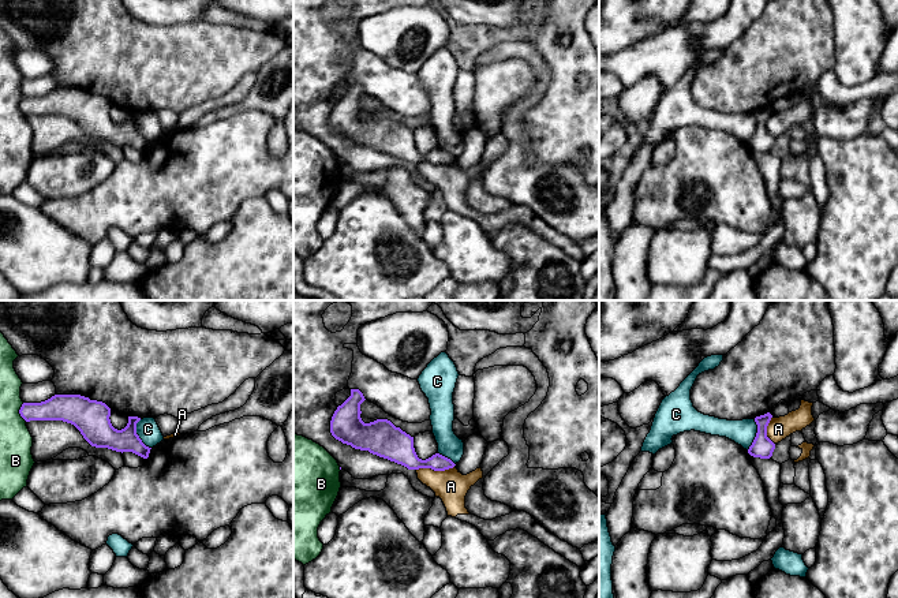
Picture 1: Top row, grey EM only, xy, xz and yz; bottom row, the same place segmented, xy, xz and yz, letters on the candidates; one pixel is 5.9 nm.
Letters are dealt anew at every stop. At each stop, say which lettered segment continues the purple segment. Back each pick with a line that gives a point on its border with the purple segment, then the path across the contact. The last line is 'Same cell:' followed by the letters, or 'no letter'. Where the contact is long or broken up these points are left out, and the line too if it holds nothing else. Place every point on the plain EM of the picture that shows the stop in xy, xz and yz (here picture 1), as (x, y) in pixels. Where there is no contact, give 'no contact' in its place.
Same cell: no letter

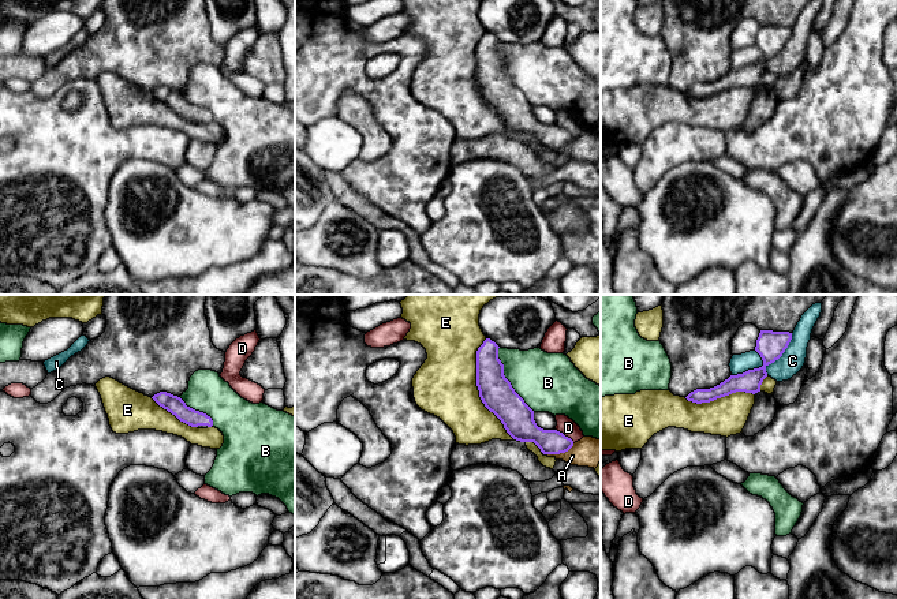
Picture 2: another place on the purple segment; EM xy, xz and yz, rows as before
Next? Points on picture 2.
Same cell: no letter

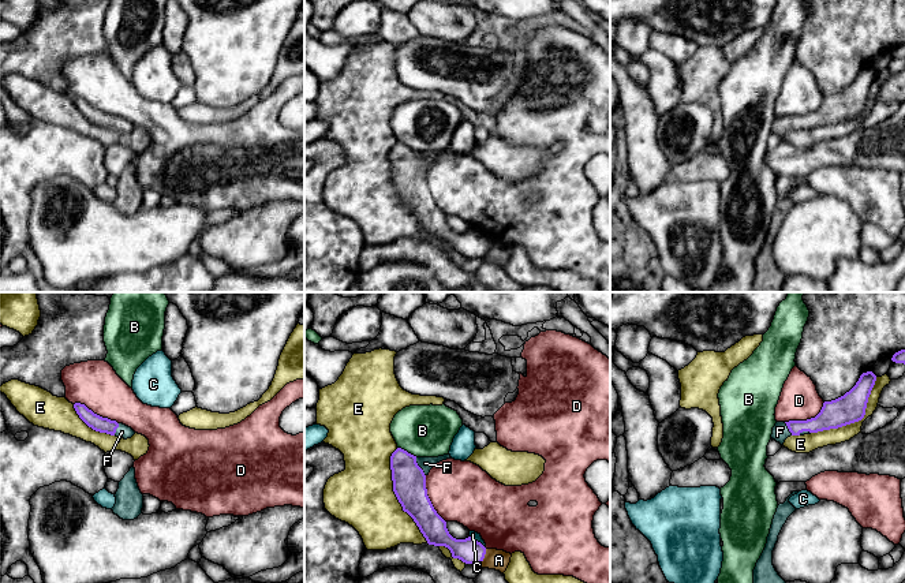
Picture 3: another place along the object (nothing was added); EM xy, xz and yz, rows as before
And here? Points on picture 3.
F: contact xz (419, 161); way xz (408, 172), (419, 161), (425, 157)
Same cell: F

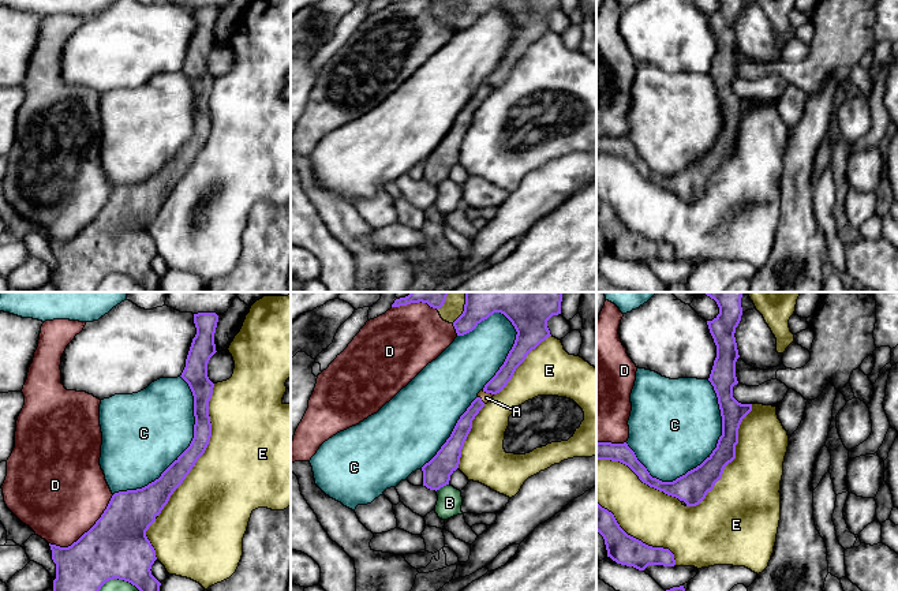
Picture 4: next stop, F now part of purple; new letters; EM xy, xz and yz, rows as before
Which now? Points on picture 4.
A: contact xz (487, 86); way xz (513, 53), (504, 70), (487, 86), (486, 92)
Same cell: A

